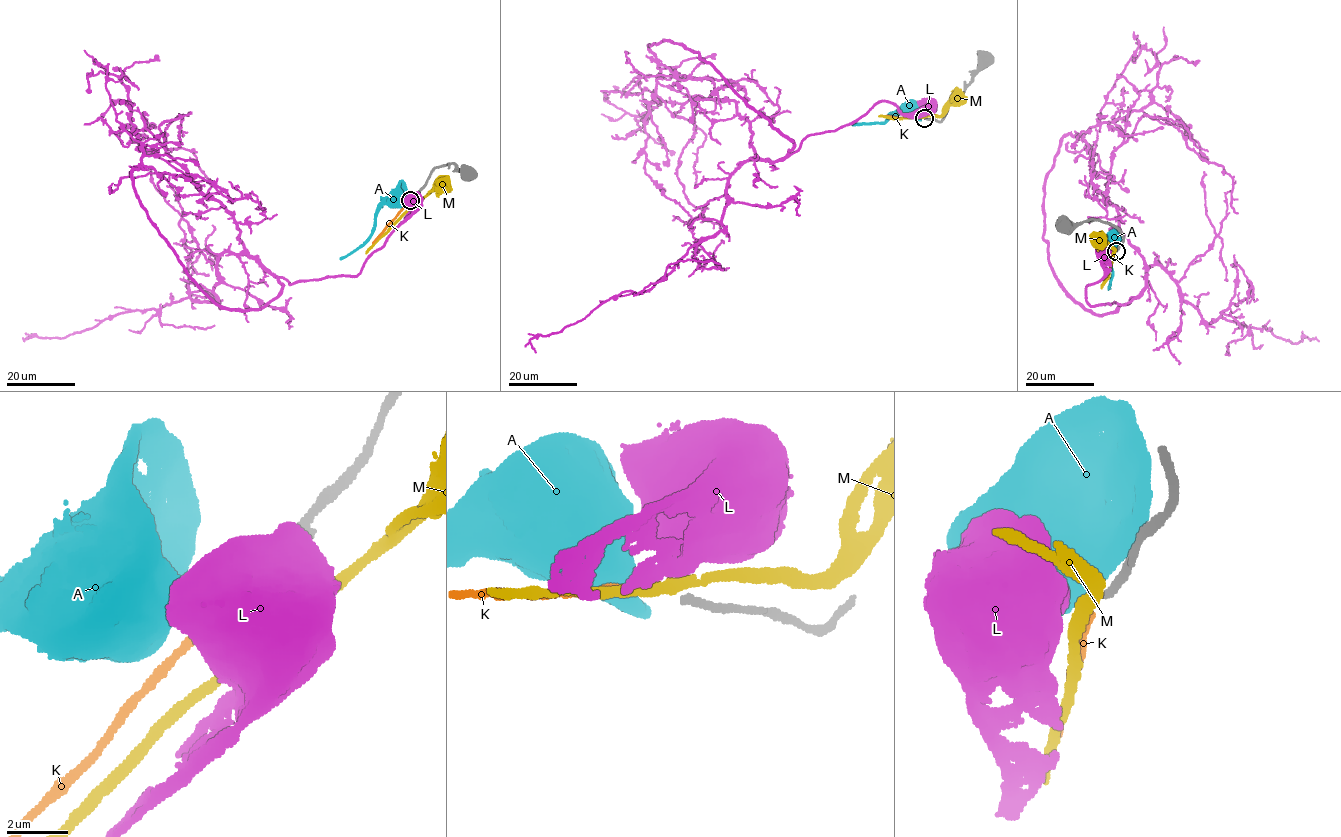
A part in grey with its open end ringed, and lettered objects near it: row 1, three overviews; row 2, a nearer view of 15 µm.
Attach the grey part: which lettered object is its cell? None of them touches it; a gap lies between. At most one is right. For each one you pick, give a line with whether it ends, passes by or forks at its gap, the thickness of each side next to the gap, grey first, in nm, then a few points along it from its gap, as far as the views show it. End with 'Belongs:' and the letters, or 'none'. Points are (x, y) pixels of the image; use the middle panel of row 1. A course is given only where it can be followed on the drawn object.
K: it ends there; 280 nm thick on the grey side, 260 nm on the other; it runs (922, 117), (885, 116)
Belongs: K

